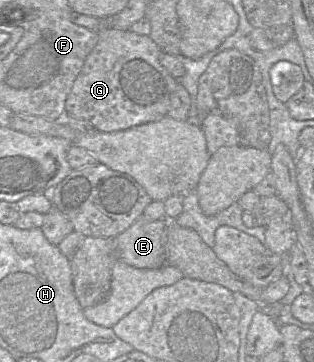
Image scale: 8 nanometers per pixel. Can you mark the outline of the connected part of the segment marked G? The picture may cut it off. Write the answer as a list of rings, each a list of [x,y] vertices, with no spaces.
[[[104,26],[98,31],[98,40],[86,57],[66,99],[65,115],[88,121],[93,129],[116,132],[159,120],[167,115],[171,94],[179,83],[160,62],[159,46],[149,35],[140,35],[129,29]]]

